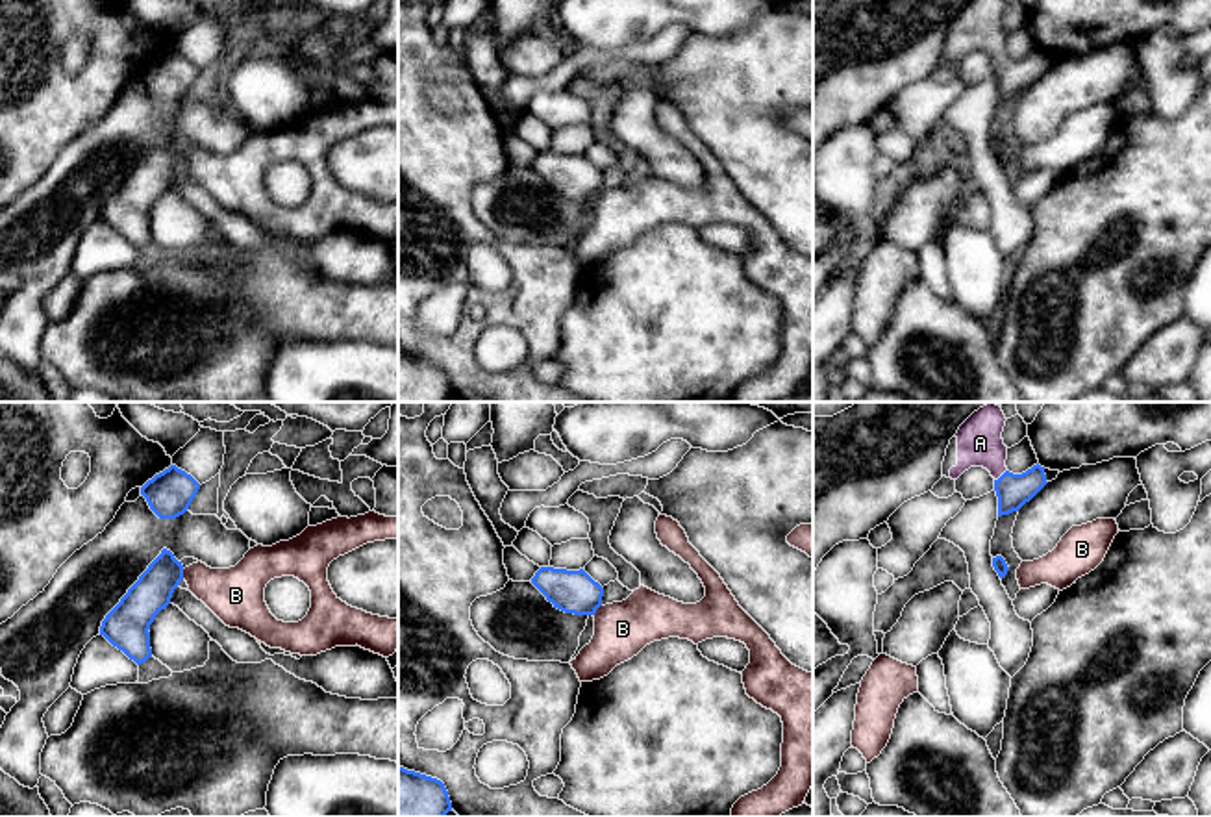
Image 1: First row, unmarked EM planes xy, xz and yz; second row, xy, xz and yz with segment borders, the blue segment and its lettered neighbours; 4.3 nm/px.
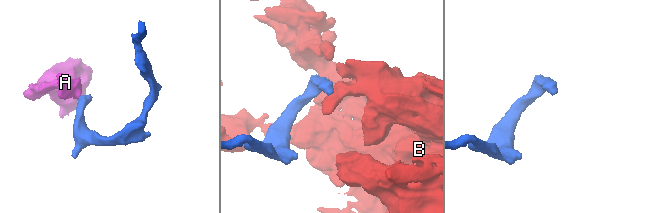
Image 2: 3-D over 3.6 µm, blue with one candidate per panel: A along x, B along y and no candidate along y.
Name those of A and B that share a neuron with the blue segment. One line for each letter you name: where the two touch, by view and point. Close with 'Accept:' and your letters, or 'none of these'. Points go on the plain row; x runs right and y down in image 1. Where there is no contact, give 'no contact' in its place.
A: contact yz (1002, 60)
Accept: A

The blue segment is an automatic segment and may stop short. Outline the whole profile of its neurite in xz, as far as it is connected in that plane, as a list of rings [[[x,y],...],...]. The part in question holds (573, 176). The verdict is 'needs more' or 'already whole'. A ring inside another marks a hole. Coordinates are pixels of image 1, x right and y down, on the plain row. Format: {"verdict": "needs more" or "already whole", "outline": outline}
{"verdict": "already whole", "outline": [[[541,152],[531,169],[546,182],[554,193],[574,200],[594,200],[602,191],[604,172],[583,154],[567,156]]]}

